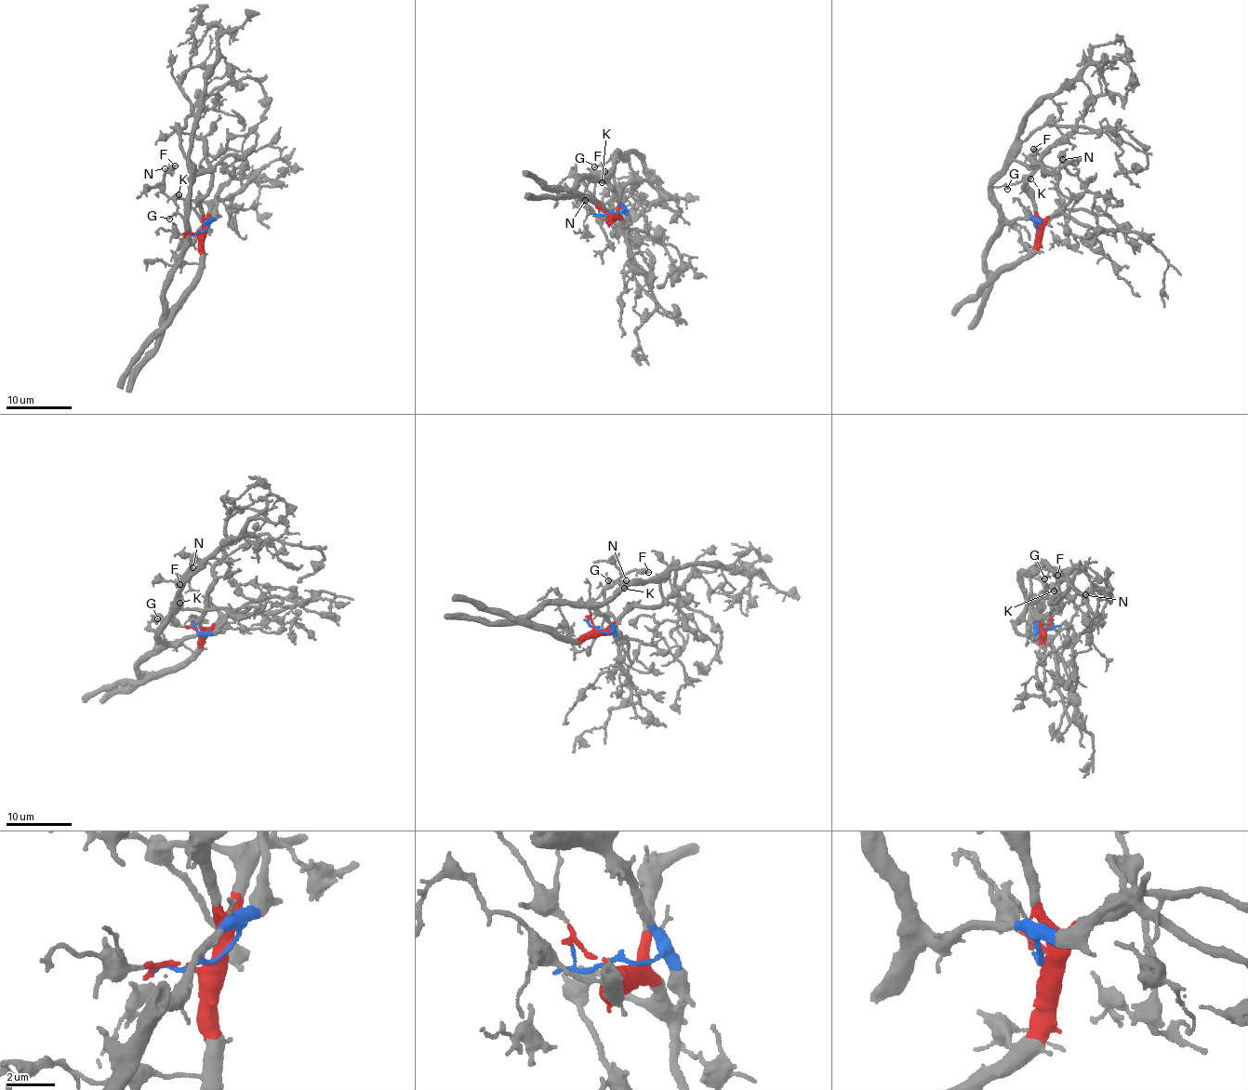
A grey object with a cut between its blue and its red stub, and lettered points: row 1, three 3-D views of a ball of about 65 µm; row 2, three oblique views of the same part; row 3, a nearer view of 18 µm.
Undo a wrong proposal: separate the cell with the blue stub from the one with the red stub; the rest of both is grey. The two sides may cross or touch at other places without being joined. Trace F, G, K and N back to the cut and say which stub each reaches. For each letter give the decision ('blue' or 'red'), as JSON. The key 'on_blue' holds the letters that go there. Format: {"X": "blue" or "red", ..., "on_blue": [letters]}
{"F": "red", "G": "blue", "K": "blue", "N": "red", "on_blue": ["G", "K"]}

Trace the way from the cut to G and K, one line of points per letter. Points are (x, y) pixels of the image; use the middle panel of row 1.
G: (612, 212), (621, 211), (617, 193), (609, 182), (614, 158), (612, 156), (593, 167)
K: (612, 212), (621, 211), (617, 193), (609, 182), (615, 162), (613, 155), (600, 175), (602, 183)

